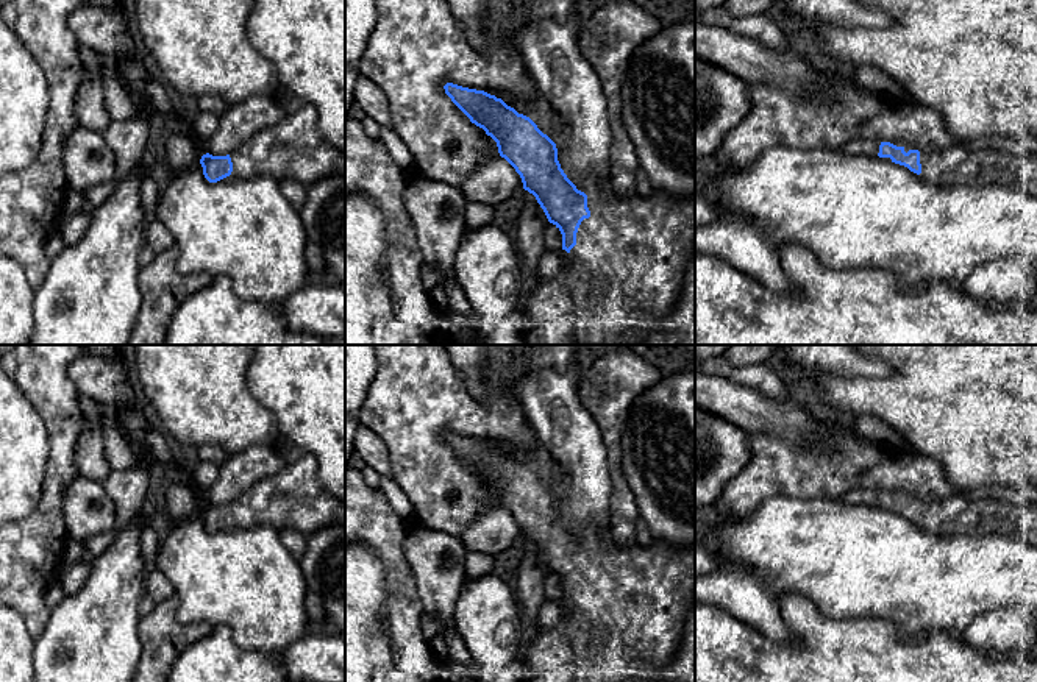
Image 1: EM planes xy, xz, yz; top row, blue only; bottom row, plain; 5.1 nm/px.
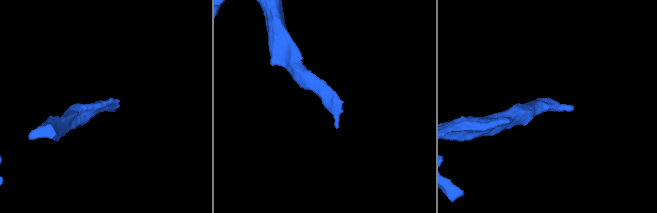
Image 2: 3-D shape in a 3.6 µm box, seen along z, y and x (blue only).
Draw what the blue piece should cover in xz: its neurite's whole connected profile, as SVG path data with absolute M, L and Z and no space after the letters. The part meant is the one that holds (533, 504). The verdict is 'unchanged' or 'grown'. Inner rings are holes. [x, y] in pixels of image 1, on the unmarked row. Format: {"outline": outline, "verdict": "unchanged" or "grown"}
{"outline": "M453 432L444 439L470 471L497 492L500 506L520 524L523 538L536 546L548 571L561 581L562 599L572 604L576 616L570 629L576 682L643 682L647 676L661 680L678 660L687 613L695 602L695 546L678 548L662 540L648 548L617 546L609 532L595 535L592 531L578 540L561 518L556 493L529 467L484 440Z", "verdict": "grown"}

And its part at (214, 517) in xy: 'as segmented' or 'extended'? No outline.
extended

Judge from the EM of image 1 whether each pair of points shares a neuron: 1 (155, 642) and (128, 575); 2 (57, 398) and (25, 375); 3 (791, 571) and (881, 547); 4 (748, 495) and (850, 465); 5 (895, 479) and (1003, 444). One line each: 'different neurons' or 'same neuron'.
1: different neurons
2: same neuron
3: same neuron
4: same neuron
5: different neurons

